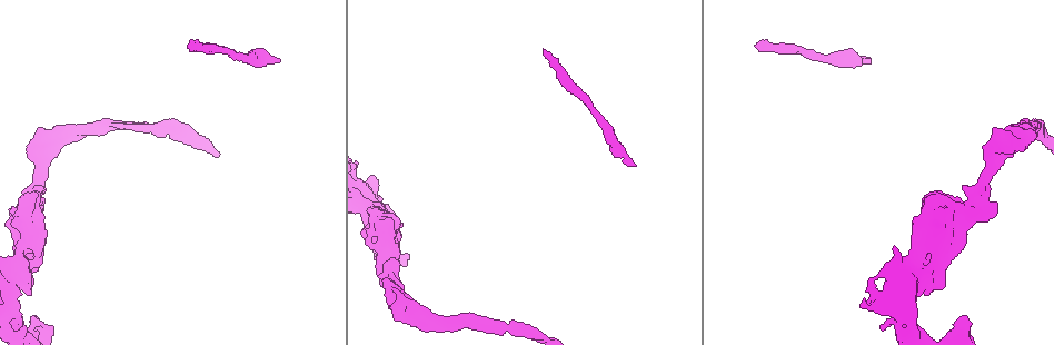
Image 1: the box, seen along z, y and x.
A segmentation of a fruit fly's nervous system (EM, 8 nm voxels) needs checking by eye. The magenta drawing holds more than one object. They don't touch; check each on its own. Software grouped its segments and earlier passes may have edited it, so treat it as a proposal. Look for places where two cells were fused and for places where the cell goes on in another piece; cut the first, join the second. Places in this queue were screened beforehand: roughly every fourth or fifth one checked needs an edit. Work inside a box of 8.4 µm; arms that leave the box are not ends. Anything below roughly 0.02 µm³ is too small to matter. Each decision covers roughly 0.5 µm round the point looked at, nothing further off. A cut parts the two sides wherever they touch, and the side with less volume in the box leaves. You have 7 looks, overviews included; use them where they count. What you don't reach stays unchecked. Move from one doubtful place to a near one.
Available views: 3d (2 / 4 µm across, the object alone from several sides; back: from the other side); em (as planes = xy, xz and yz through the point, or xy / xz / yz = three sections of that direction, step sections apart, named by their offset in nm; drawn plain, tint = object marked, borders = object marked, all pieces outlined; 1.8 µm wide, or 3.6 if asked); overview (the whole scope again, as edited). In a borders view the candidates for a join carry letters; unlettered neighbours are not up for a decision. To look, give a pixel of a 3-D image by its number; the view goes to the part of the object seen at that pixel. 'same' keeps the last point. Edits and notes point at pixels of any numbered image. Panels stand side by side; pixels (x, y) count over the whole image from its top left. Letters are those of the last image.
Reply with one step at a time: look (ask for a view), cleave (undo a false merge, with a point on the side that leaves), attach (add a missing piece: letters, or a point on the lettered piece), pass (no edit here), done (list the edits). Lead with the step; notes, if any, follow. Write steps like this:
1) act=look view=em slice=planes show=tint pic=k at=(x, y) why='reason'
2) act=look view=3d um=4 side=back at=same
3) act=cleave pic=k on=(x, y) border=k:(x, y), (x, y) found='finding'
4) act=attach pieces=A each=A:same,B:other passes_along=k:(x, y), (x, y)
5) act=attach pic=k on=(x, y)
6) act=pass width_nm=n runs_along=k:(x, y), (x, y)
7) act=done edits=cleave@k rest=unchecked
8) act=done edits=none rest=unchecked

act=look view=3d um=2 pic=1 at=(867, 59) why='free end'

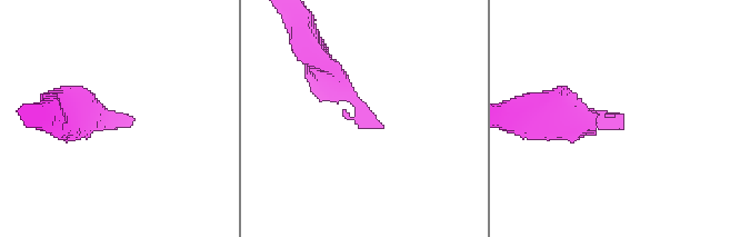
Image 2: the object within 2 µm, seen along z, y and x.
act=look view=em um=3.6 slice=planes show=borders pic=2 at=(622, 119)

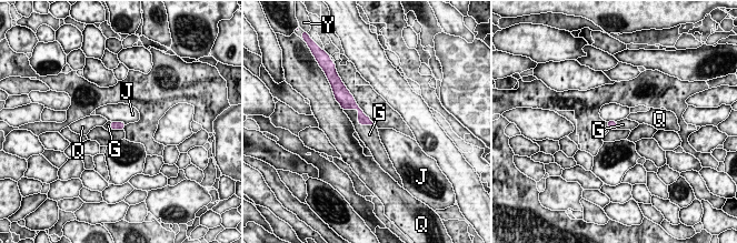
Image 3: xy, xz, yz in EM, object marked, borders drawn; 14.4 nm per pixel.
act=attach pieces=G each=G:same,J:other,Q:other,Y:other passes_along=3:(349, 103), (358, 118), (366, 132) found='it goes on there'

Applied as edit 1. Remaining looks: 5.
act=look view=em slice=yz step=4 show=tint pic=1 at=(30, 209)

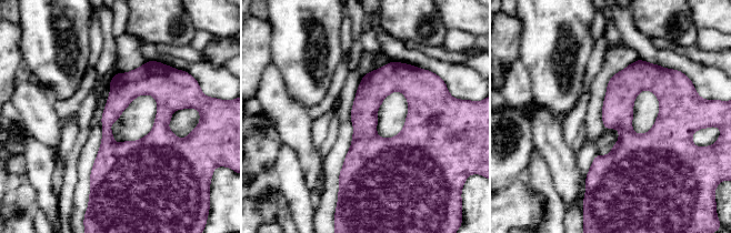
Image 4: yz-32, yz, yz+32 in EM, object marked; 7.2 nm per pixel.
act=look view=em slice=planes show=tint at=same

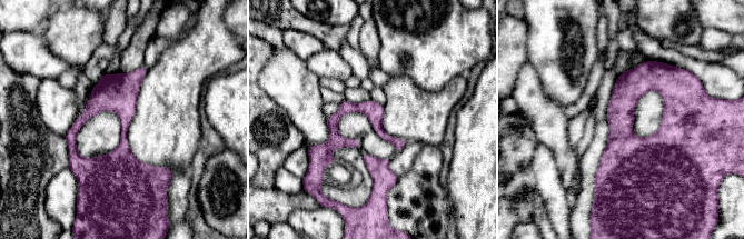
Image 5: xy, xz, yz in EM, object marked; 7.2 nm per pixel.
act=look view=em slice=planes show=borders at=same

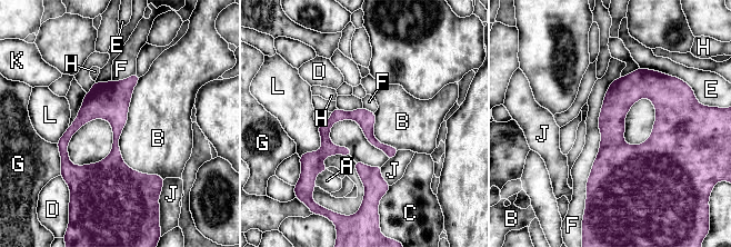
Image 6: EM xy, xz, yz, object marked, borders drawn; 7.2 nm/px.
act=pass width_nm=130 each=A:other,B:other,C:other,D:other,E:other,F:other,G:other,H:other,J:other,K:other,L:other border=6:(140, 77), (120, 156), (163, 179) found='continuous, no second cell'

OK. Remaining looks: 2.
act=look view=3d um=4 pic=1 at=(20, 329) why='sharp bend'

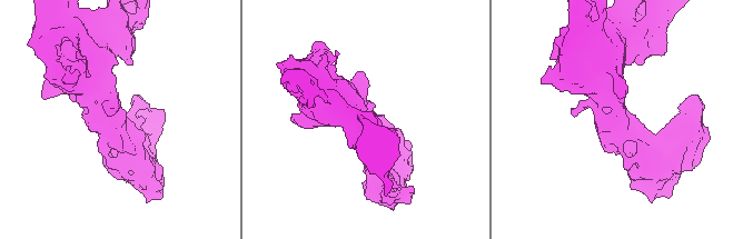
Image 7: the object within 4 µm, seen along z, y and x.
act=look view=em um=3.6 slice=planes show=borders pic=7 at=(607, 116)

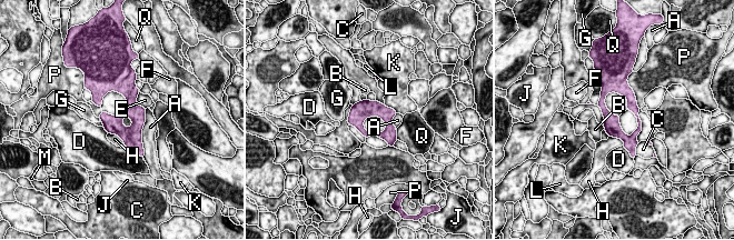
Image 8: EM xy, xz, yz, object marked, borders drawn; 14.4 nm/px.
act=pass each=A:other,B:other,C:other,D:other,E:other,F:other,G:other,H:other,J:other,K:other,L:other,M:other,P:other,Q:other runs_along=8:(617, 83), (640, 122), (628, 146) found='all the same cell'

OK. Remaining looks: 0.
act=done edits=attach@3 rest=unchecked

